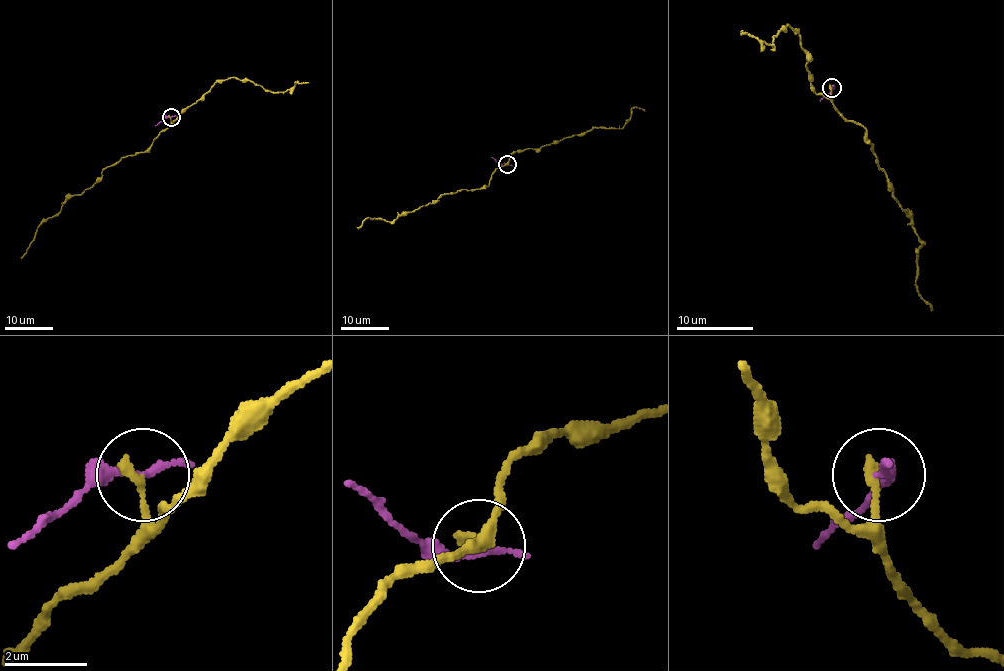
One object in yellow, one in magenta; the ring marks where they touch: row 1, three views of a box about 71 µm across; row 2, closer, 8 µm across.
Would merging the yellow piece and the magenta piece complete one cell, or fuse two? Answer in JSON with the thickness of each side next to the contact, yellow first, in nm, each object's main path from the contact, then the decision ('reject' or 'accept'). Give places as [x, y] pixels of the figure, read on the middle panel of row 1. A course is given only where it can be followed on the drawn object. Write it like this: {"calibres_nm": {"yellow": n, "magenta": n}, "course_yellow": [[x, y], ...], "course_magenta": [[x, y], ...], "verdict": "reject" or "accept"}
{"calibres_nm": {"yellow": 240, "magenta": 240}, "course_yellow": [[507, 164], [492, 172], [490, 183], [481, 188], [445, 193], [389, 222], [368, 217], [357, 227]], "course_magenta": [[507, 164], [500, 165], [491, 157]], "verdict": "reject"}

